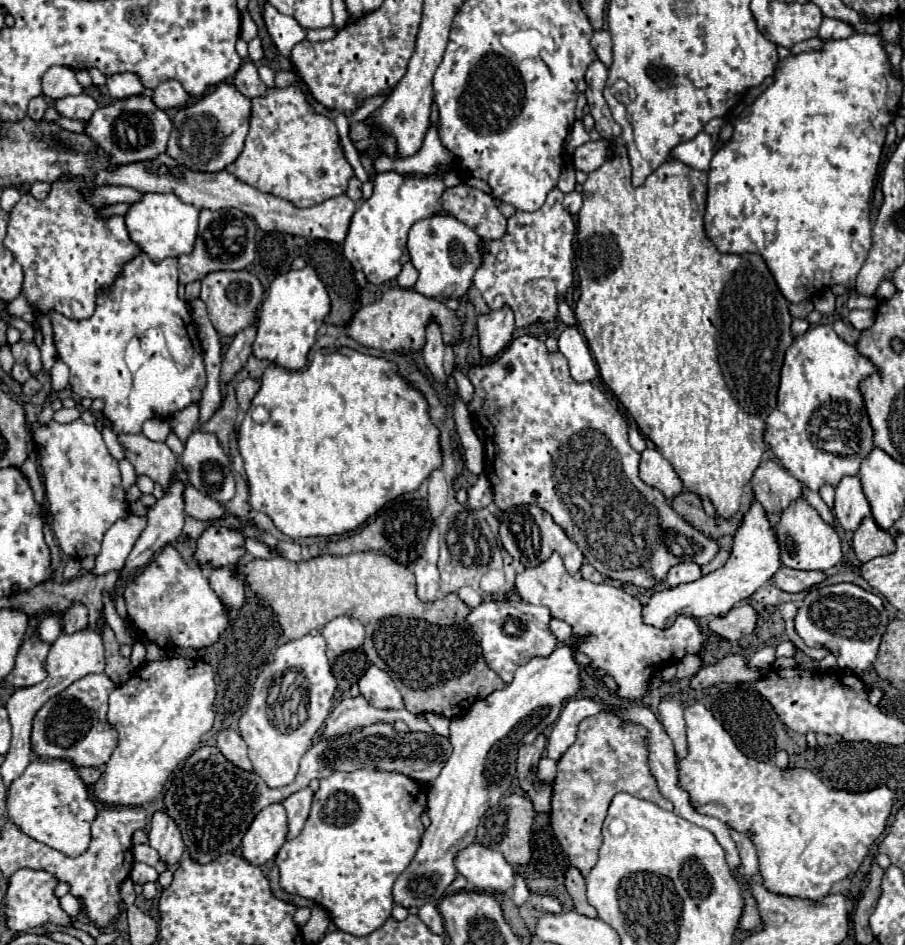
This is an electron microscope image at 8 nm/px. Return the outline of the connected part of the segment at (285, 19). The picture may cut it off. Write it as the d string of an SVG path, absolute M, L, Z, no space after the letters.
M264 5L264 21L266 21L266 27L268 27L268 33L274 41L274 45L278 47L278 51L288 57L290 55L290 49L293 49L296 43L304 41L306 39L306 31L298 25L298 21L294 17L288 17L288 15L282 15L278 13L272 5Z

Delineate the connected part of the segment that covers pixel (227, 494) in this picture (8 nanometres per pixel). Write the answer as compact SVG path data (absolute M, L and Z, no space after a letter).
M194 431L184 445L180 465L188 473L188 479L192 481L192 485L200 493L204 493L206 497L210 497L218 503L226 503L234 497L234 477L232 477L232 471L230 471L230 459L224 453L224 449L220 447L216 435L204 433L204 431Z

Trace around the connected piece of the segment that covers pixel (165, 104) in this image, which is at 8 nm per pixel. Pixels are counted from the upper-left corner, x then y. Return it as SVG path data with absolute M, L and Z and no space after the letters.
M174 79L162 81L152 95L152 101L158 109L172 109L172 107L182 107L188 99L188 93L182 89L182 85Z

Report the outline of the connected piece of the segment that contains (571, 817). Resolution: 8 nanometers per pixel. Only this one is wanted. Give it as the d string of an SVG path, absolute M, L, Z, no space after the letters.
M600 711L578 725L574 745L558 761L558 773L552 785L550 825L562 851L570 857L570 865L576 867L582 877L586 877L598 861L602 823L616 793L624 791L636 799L652 801L662 809L674 809L674 805L658 791L656 777L648 767L646 739L648 729L644 725L626 721L610 711Z

